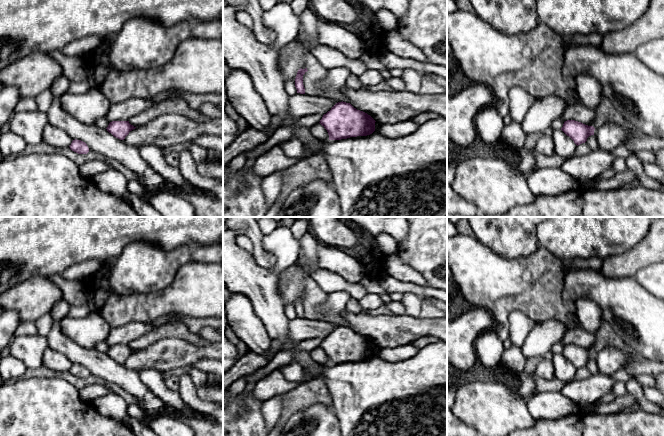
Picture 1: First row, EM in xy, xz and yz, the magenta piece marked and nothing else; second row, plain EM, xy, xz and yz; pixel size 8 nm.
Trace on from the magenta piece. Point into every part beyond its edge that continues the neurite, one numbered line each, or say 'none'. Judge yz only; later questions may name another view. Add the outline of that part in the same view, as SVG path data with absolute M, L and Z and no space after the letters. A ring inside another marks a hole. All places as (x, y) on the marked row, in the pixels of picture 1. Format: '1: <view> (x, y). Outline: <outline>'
none

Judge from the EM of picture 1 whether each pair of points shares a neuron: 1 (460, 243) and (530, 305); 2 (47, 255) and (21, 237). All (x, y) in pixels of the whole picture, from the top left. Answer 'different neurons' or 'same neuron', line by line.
1: same neuron
2: same neuron

